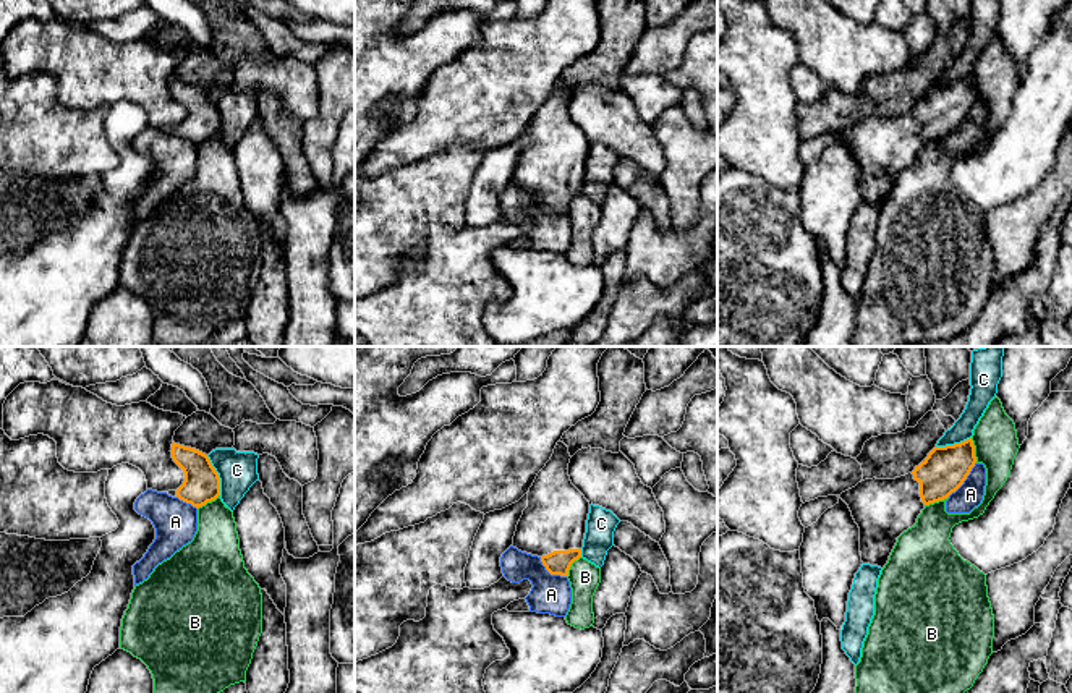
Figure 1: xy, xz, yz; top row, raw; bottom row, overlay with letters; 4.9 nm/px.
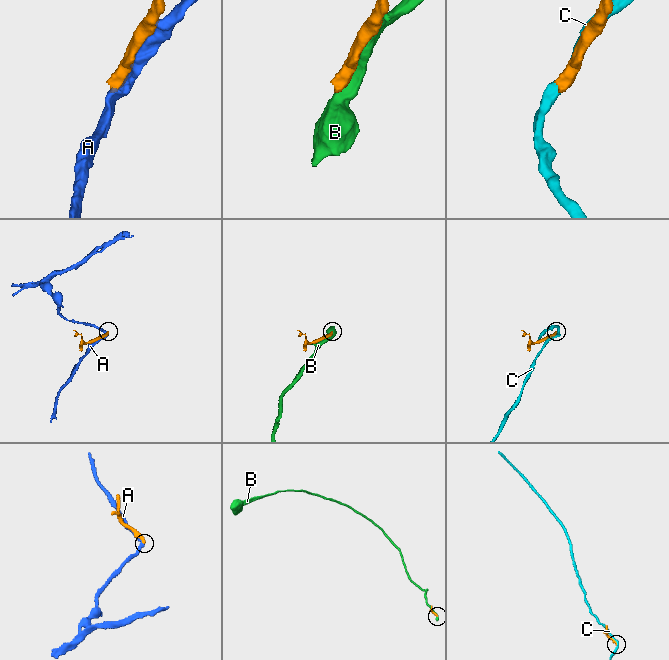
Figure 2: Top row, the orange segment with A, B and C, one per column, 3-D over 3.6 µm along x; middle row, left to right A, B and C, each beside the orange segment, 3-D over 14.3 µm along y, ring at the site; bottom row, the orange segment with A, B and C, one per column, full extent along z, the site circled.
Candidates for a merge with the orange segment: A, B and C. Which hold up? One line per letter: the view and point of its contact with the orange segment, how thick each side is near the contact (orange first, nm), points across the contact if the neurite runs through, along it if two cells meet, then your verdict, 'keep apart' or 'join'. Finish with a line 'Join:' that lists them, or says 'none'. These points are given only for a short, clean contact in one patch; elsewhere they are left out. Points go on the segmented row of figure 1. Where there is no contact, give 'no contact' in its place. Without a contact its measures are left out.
A: yz (965, 478) | 220/130 nm | keep apart
B: yz (974, 450) | 220/220 nm | keep apart
C: xy (217, 475) | 180/190 nm | keep apart
Join: none

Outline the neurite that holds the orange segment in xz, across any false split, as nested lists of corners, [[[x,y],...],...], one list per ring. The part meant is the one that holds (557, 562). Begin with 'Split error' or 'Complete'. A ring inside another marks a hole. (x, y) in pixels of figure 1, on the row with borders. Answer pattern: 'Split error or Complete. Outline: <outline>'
Split error. Outline: [[[559,440],[551,460],[530,487],[528,507],[517,525],[512,544],[521,552],[538,555],[551,575],[560,576],[568,576],[572,563],[581,557],[589,513],[589,502],[570,481],[570,458],[568,447]]]

